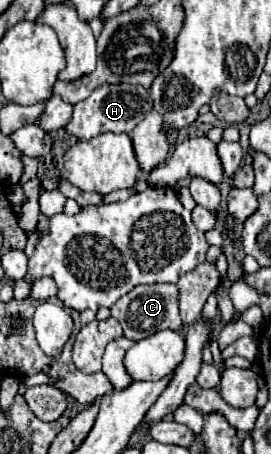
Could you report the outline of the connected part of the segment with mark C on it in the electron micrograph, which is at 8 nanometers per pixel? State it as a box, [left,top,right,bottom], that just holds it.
[111,284,181,340]

